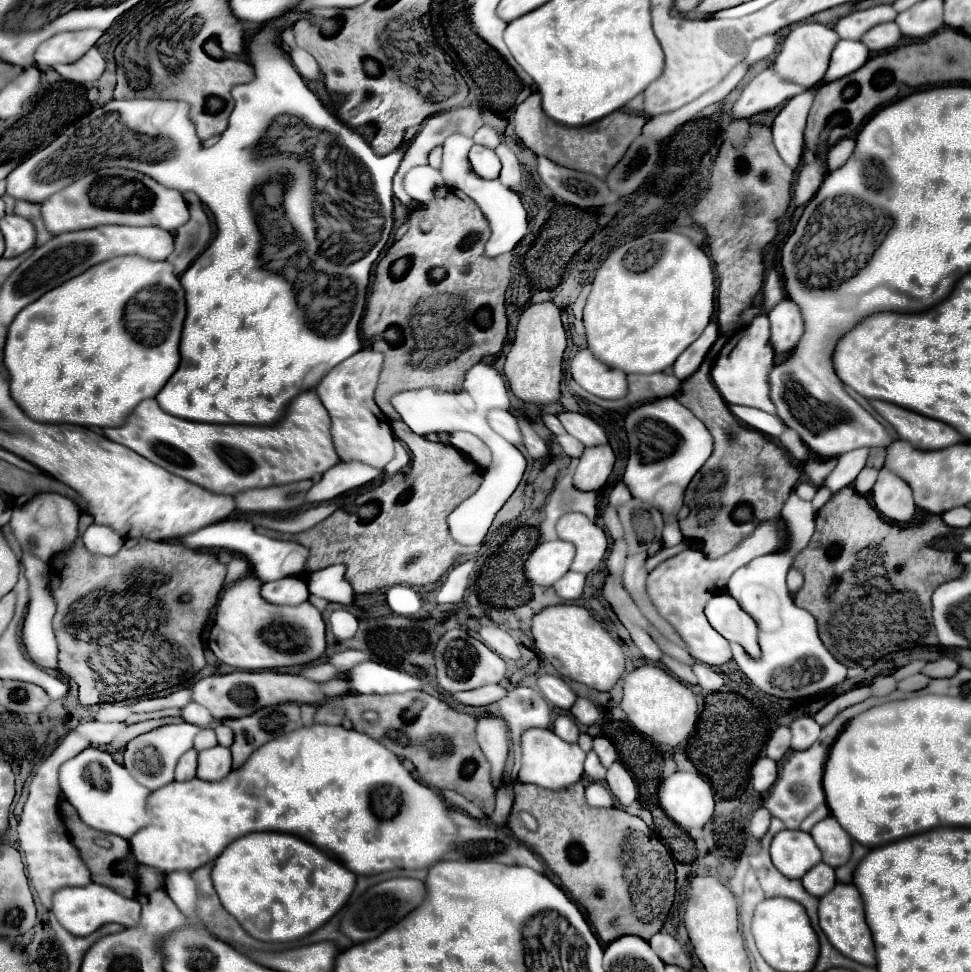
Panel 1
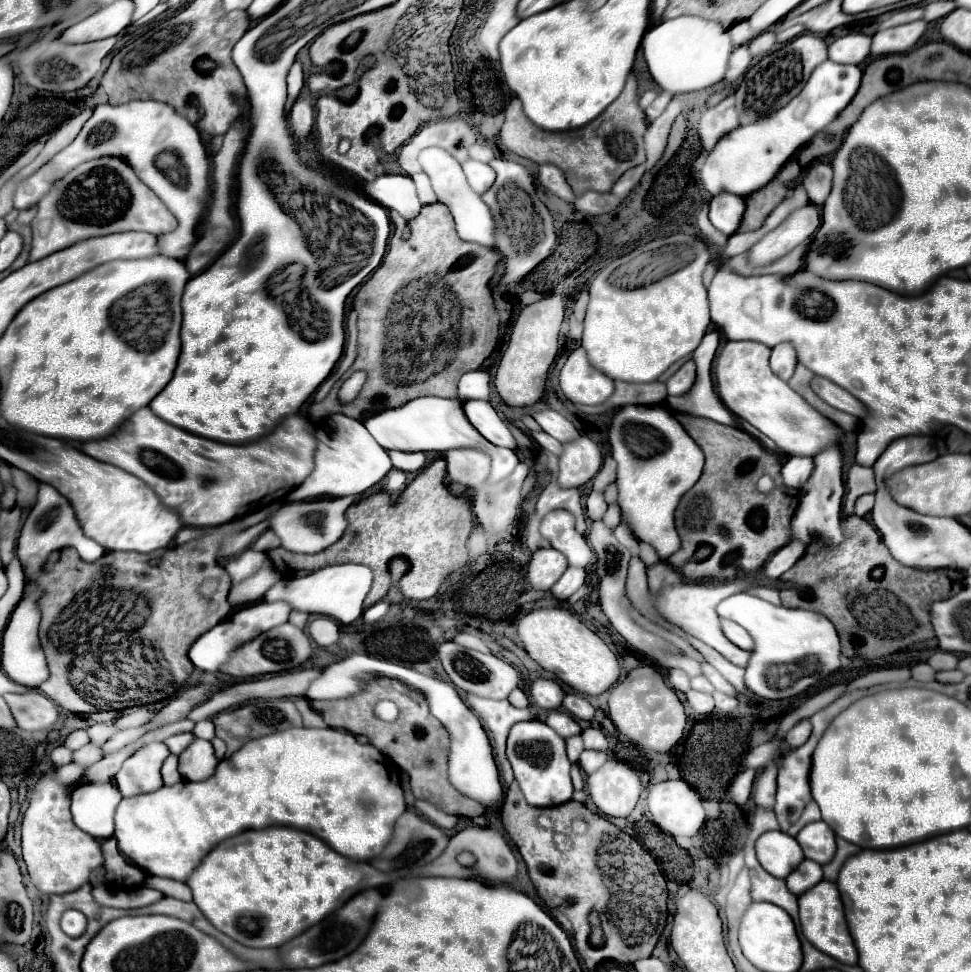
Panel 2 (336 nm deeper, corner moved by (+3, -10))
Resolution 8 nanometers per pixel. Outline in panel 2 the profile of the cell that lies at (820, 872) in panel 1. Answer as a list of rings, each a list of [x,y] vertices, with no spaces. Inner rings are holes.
[[[803,860],[797,866],[797,870],[793,870],[789,874],[789,878],[785,878],[785,882],[789,886],[789,892],[793,892],[795,896],[801,896],[805,890],[813,888],[821,880],[823,880],[821,866],[817,862],[809,862],[809,860]]]

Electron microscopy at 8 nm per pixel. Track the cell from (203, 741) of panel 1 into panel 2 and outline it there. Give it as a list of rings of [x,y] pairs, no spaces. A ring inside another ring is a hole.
[[[181,732],[181,734],[175,734],[175,736],[171,736],[165,744],[169,746],[169,750],[171,750],[171,754],[181,754],[191,742],[195,740],[195,736],[191,734],[191,732]]]

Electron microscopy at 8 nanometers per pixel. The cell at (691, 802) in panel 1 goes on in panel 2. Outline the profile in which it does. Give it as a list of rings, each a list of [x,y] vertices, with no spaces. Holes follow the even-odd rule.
[[[667,780],[647,794],[649,820],[671,836],[695,836],[705,824],[701,796],[685,780]]]

